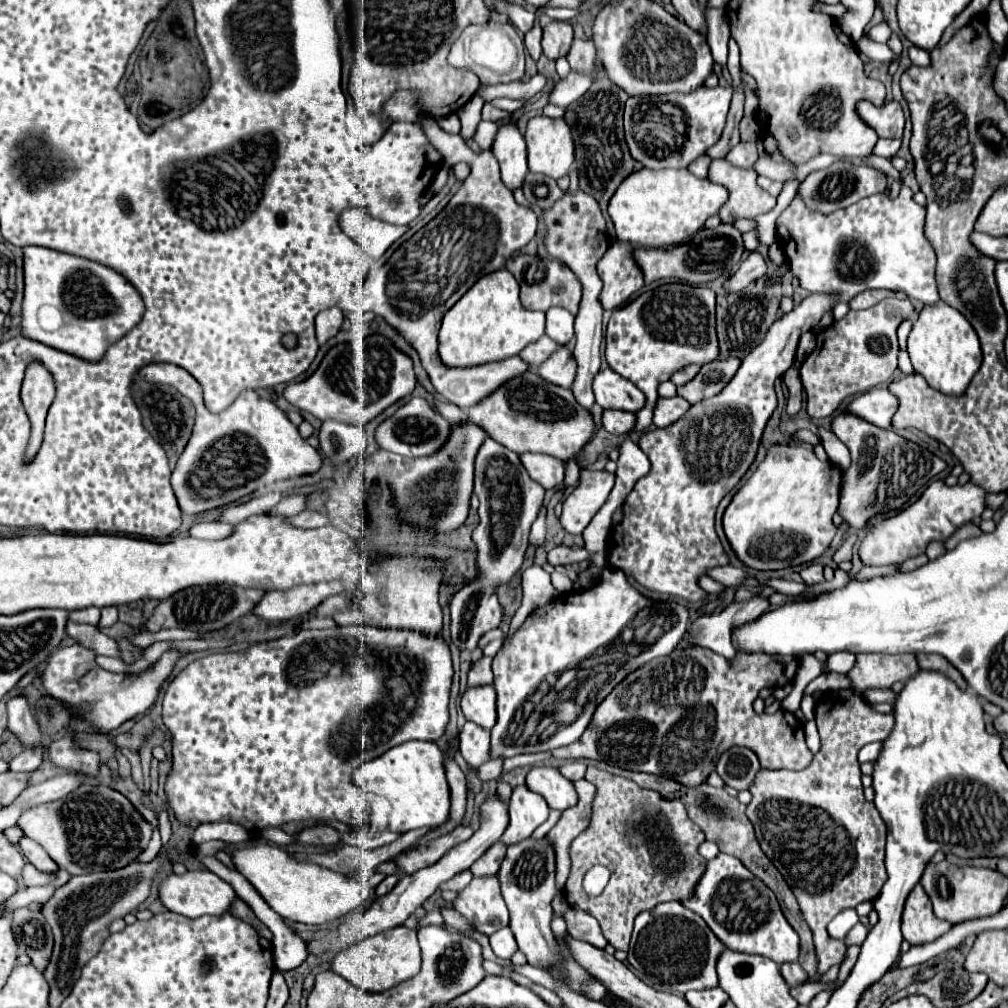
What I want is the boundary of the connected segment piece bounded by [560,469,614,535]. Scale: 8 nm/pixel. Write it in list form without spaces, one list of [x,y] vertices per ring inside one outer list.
[[[584,469],[580,473],[578,487],[564,501],[560,515],[562,527],[572,535],[580,535],[592,521],[596,511],[604,505],[612,487],[614,487],[612,473]]]

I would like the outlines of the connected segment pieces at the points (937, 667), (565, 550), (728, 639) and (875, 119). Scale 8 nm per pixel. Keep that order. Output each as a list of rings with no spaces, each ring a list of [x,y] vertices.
[[[918,653],[918,655],[916,655],[916,659],[918,659],[920,669],[946,673],[952,681],[956,681],[956,683],[958,683],[958,687],[964,687],[964,689],[968,687],[968,685],[966,685],[966,681],[962,679],[962,675],[958,673],[958,669],[956,669],[956,667],[952,667],[946,659],[942,659],[942,655],[926,655],[926,653]]]
[[[554,547],[548,553],[548,561],[556,567],[556,565],[572,565],[572,563],[580,563],[580,561],[589,561],[590,553],[586,549],[572,549],[572,547]]]
[[[754,597],[744,603],[732,603],[720,613],[702,615],[692,621],[688,629],[688,643],[706,647],[718,655],[724,655],[726,659],[732,659],[736,655],[736,649],[732,645],[734,627],[742,627],[742,623],[756,619],[766,607],[766,597]]]
[[[868,101],[858,103],[858,113],[860,117],[880,135],[880,137],[902,137],[904,129],[904,113],[900,103],[890,101],[884,103],[882,107],[874,107]]]

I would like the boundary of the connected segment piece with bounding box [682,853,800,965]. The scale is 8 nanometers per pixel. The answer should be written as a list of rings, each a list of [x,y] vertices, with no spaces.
[[[720,853],[708,861],[698,887],[694,887],[694,895],[682,903],[698,913],[728,949],[764,955],[778,965],[798,959],[798,935],[784,919],[776,895],[732,855]]]

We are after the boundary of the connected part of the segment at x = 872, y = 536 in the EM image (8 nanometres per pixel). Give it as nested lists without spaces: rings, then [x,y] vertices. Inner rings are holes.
[[[934,481],[922,497],[890,519],[876,521],[864,535],[858,555],[864,565],[894,565],[910,557],[922,555],[930,541],[946,541],[958,527],[970,523],[986,509],[986,491],[968,481],[966,485],[948,487],[944,481]]]

